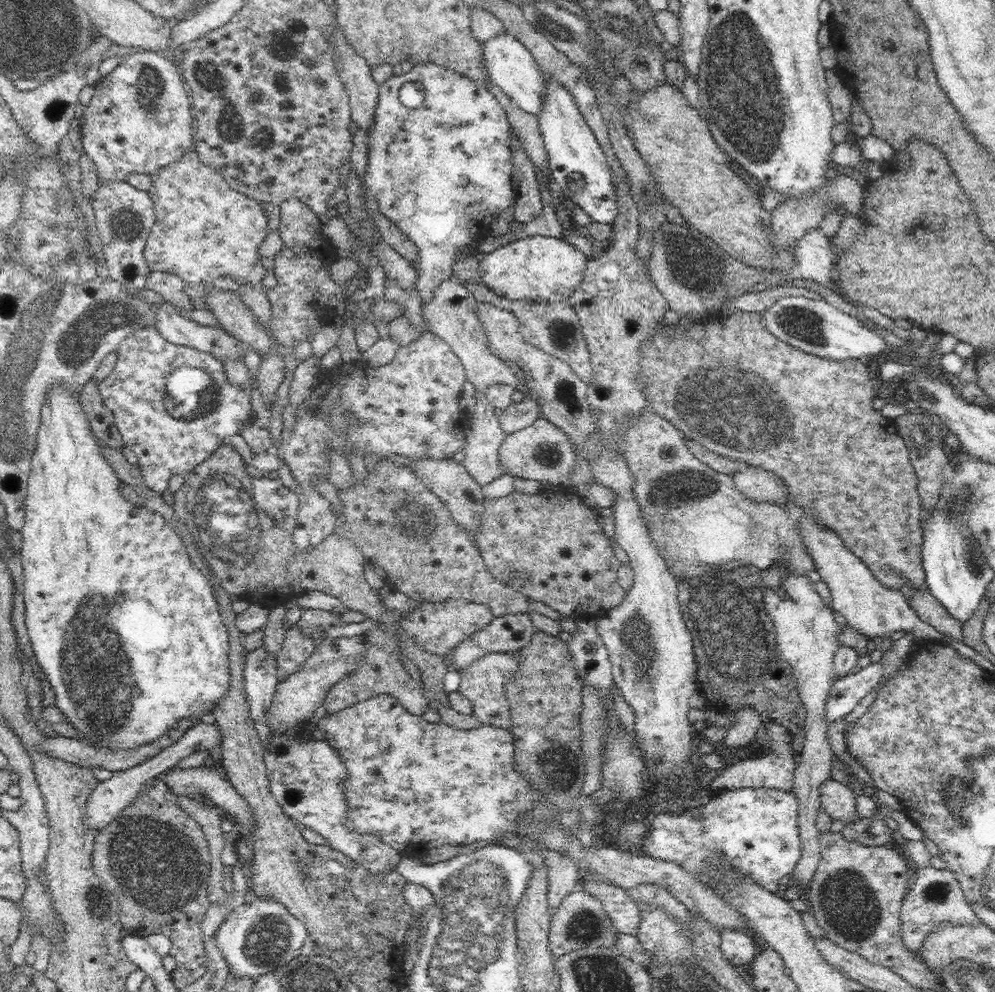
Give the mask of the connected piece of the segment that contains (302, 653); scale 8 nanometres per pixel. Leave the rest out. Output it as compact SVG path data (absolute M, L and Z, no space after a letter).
M297 625L287 630L282 648L276 656L278 681L280 682L288 675L297 672L316 651L316 646L310 637L302 634Z

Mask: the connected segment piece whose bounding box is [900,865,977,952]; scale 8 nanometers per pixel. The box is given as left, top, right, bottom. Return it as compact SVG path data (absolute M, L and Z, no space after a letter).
M931 865L912 870L916 870L916 881L909 887L900 908L900 937L910 951L917 952L924 944L928 932L944 922L952 926L970 926L977 922L976 915L951 870Z

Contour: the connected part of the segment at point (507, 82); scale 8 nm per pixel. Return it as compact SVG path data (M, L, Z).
M498 33L483 42L483 58L491 82L500 86L502 91L518 104L519 108L522 108L522 111L534 116L542 112L544 96L548 92L546 91L548 80L522 41L516 39L511 33Z

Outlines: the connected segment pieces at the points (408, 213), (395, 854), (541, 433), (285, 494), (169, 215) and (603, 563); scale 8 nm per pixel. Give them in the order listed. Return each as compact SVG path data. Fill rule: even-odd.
M421 63L407 74L393 76L382 84L372 127L364 186L378 199L380 212L416 243L419 254L416 287L422 297L421 304L424 304L434 296L442 281L452 277L454 254L460 248L469 250L479 246L478 238L486 238L490 225L514 204L511 189L511 124L503 107L486 87L448 68ZM408 82L420 82L425 86L425 104L418 110L409 110L399 100L400 86Z
M275 734L265 744L263 759L273 797L292 821L318 832L333 850L342 852L370 873L385 875L397 870L403 853L374 836L360 835L345 827L347 802L341 782L347 777L347 770L337 750L326 740L298 741Z
M540 416L528 428L516 430L504 438L500 447L500 465L513 477L549 482L550 485L570 485L572 472L576 468L576 451L567 434Z
M280 477L253 478L251 485L254 502L272 516L276 524L292 534L299 505L298 495L286 487Z
M196 150L186 153L178 162L150 173L152 186L148 194L153 201L156 222L146 240L144 257L151 271L172 272L184 281L184 291L196 309L206 308L205 294L214 287L217 276L227 274L239 284L241 299L252 309L256 318L264 325L272 320L272 303L266 295L270 284L270 273L260 265L260 244L271 232L268 214L261 203L234 190L224 177L203 164Z
M513 491L507 496L496 499L484 500L484 512L482 512L482 522L478 526L478 532L474 534L475 542L479 548L479 552L483 557L483 564L494 578L498 578L505 586L512 586L515 590L522 592L526 597L534 601L544 602L544 604L554 608L557 612L564 614L567 618L596 618L616 606L620 605L627 596L625 589L618 583L618 568L621 563L614 555L613 547L610 545L610 540L606 537L604 531L598 522L597 509L585 504L578 494L568 494L568 492L550 492L546 496L540 494L522 494L518 491Z

